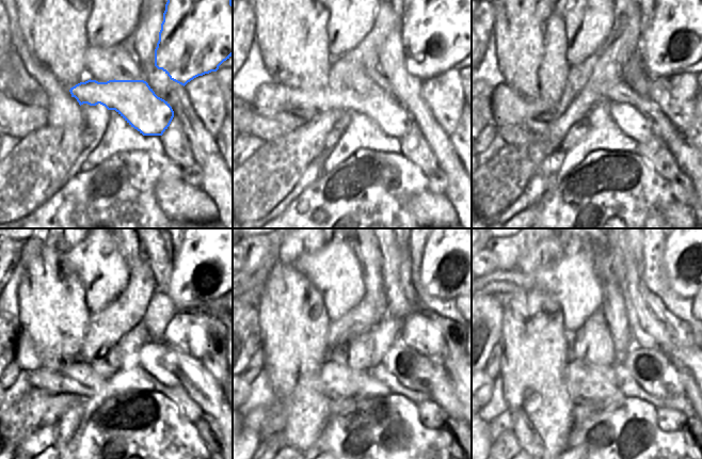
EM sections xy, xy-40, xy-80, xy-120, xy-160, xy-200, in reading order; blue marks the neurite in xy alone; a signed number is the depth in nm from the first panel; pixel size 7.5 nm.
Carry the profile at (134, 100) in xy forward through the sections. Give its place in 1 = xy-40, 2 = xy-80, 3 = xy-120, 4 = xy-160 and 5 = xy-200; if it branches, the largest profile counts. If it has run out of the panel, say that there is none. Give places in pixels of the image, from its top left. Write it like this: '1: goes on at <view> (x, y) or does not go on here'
1: goes on at xy-40 (393, 119)
2: goes on at xy-80 (637, 125)
3: goes on at xy-120 (168, 365)
4: goes on at xy-160 (414, 370)
5: goes on at xy-200 (653, 370)

